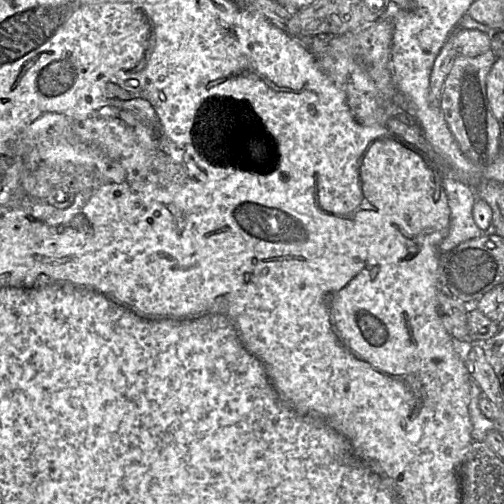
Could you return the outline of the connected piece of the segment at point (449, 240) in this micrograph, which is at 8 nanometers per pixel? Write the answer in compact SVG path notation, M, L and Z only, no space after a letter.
M443 177L442 184L450 208L450 224L447 235L439 244L439 255L454 249L462 242L480 237L484 232L476 225L472 210L477 199L469 186Z

